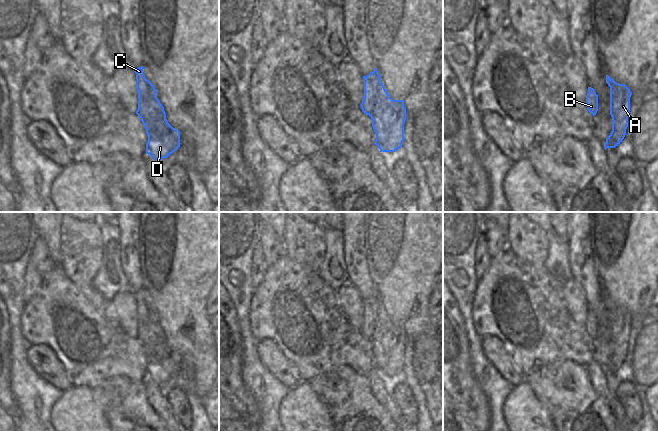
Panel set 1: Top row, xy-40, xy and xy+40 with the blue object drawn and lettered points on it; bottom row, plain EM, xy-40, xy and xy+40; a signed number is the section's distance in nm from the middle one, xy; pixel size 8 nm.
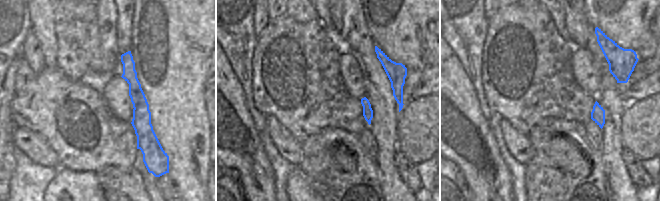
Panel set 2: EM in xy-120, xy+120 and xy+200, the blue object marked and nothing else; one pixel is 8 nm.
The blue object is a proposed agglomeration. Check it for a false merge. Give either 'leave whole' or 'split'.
split

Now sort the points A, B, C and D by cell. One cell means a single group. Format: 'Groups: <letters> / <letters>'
Groups: A D / B C.

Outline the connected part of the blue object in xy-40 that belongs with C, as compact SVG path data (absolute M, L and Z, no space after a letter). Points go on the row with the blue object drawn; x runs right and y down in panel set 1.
M143 66L135 69L136 89L138 91L138 99L145 98L147 96L157 98L156 89L154 85L149 80L146 79L143 73L143 69L144 69Z

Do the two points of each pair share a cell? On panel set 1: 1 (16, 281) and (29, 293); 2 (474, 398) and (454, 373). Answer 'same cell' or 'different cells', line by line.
1: different cells
2: same cell

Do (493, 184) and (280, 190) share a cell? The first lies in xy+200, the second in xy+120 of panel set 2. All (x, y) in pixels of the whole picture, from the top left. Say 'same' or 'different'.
different

